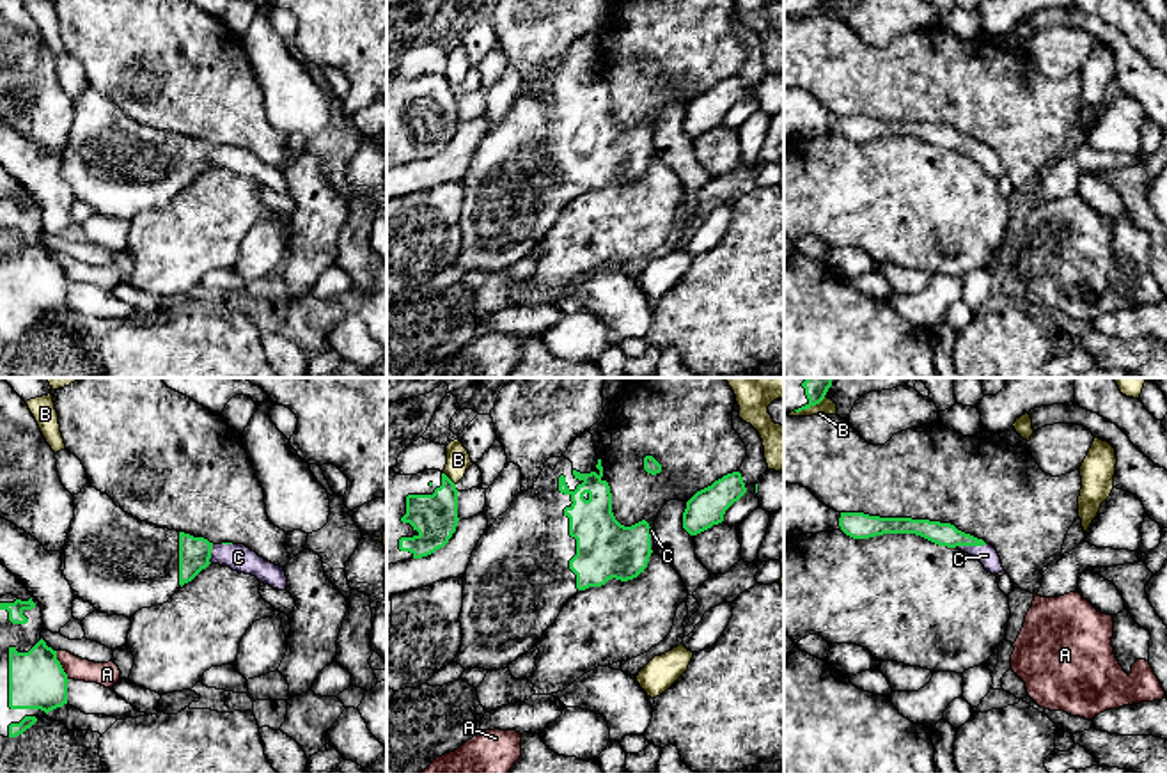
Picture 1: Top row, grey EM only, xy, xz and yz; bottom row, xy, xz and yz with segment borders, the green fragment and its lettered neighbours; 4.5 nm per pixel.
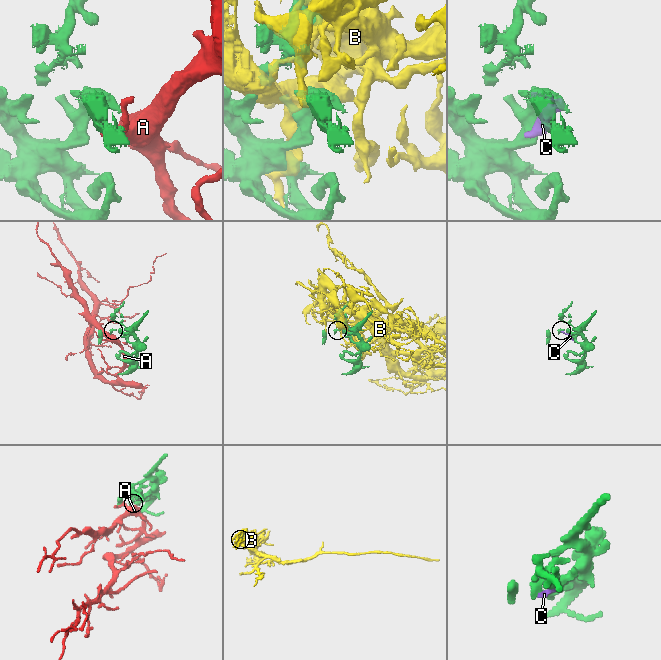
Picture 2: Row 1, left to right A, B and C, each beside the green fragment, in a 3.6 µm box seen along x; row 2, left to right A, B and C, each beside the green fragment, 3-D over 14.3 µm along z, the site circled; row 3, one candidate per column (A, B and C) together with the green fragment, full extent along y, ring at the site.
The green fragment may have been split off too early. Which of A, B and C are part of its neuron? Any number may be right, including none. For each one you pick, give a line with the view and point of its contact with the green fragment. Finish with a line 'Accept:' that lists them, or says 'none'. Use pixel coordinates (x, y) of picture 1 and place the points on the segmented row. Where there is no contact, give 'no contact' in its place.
C: meets green in yz at (969, 545)
Accept: C

